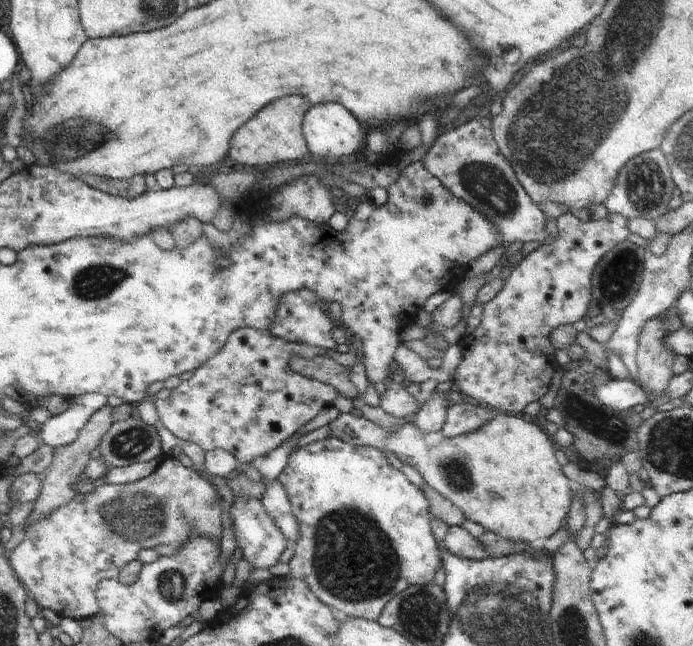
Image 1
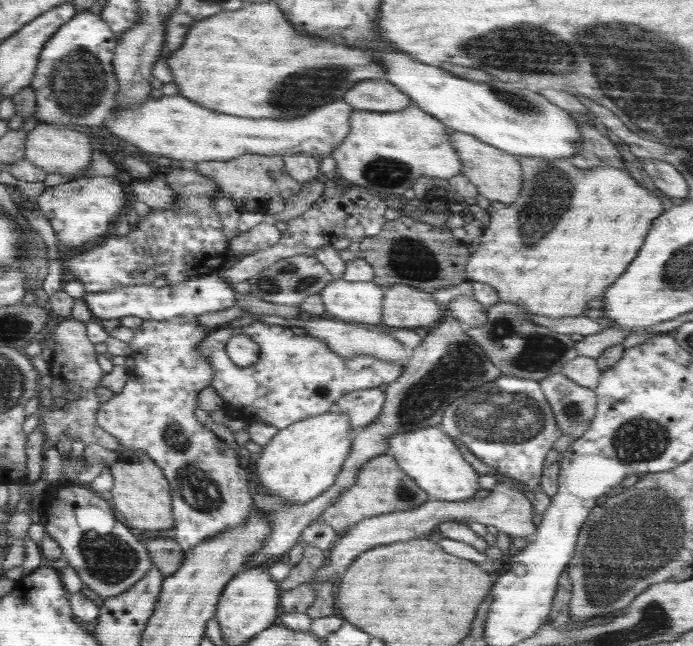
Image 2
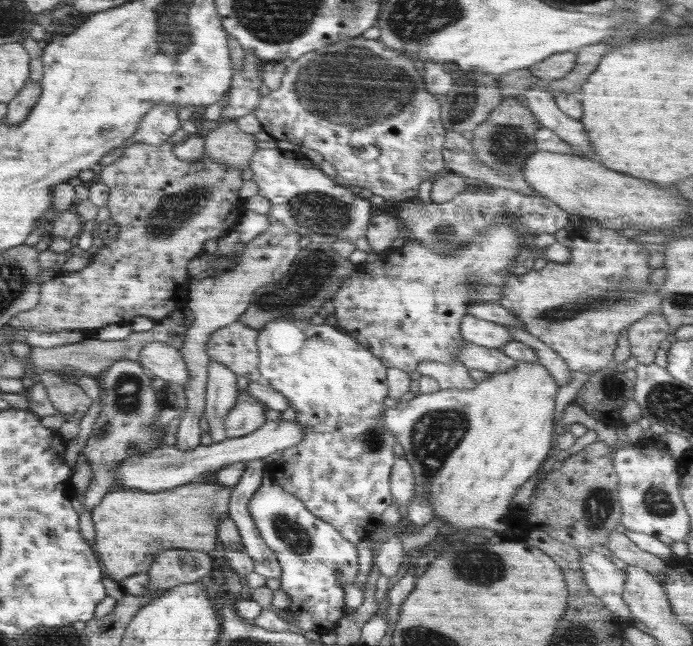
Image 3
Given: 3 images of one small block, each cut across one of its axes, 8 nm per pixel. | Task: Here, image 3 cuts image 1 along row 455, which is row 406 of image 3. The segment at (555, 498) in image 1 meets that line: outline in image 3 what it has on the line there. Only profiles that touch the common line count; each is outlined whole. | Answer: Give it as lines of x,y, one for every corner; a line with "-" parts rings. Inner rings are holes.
519,362
518,366
506,370
506,372
492,372
489,374
489,378
486,381
477,383
473,390
458,390
458,388
450,388
450,390
438,389
431,394
419,394
411,400
398,403
394,407
386,407
384,409
384,415
382,415
382,422
384,422
384,428
388,428
398,444
404,448
404,454
406,454
406,460
412,467
412,478
414,478
414,492
413,498
427,497
428,505
431,505
433,513
433,521
443,521
450,529
452,533
464,533
474,529
484,528
484,530
496,530
496,532
502,532
508,526
508,520
506,518
500,518
500,516
506,516
510,512
510,507
513,506
512,499
516,496
516,490
528,482
538,470
542,463
548,458
548,452
553,446
553,439
555,437
555,425
552,423
554,420
554,404
557,392
560,386
556,384
554,378
549,374
549,371
541,364
532,364
532,362

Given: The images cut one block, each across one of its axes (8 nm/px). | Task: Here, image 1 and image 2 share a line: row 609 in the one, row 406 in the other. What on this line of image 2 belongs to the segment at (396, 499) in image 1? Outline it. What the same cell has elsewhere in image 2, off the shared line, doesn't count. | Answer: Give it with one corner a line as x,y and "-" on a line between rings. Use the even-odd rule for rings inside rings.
378,387
353,390
342,395
330,411
348,414
350,428
356,433
370,426
382,412
386,395

